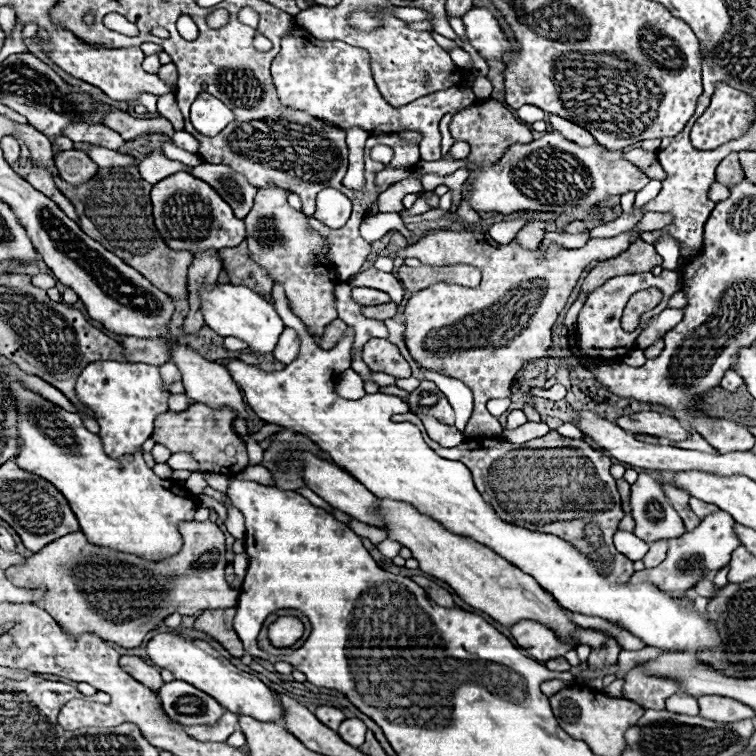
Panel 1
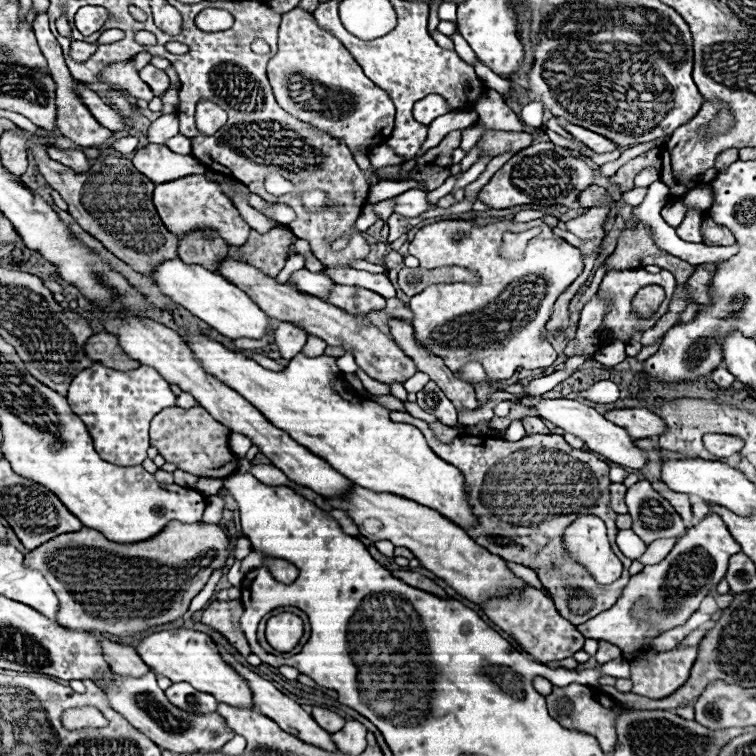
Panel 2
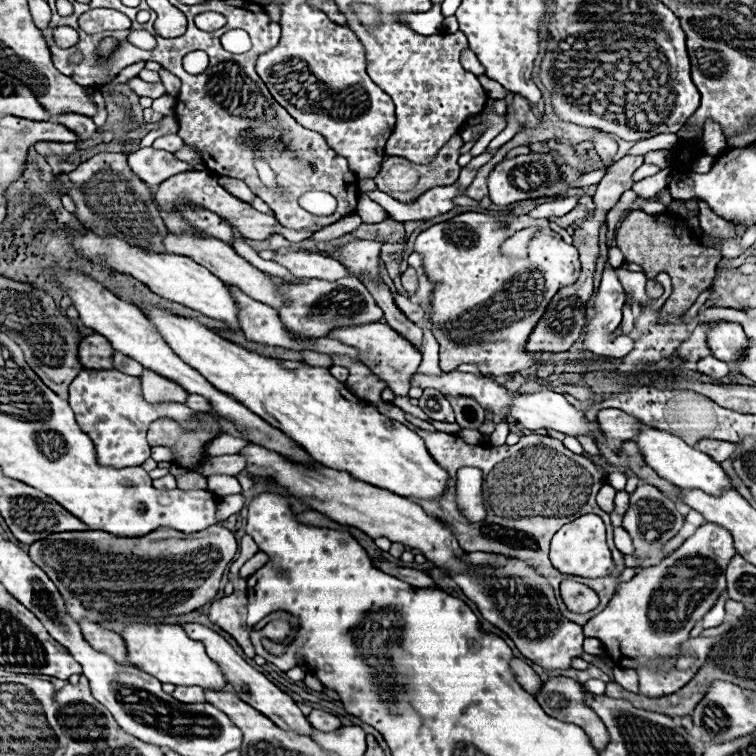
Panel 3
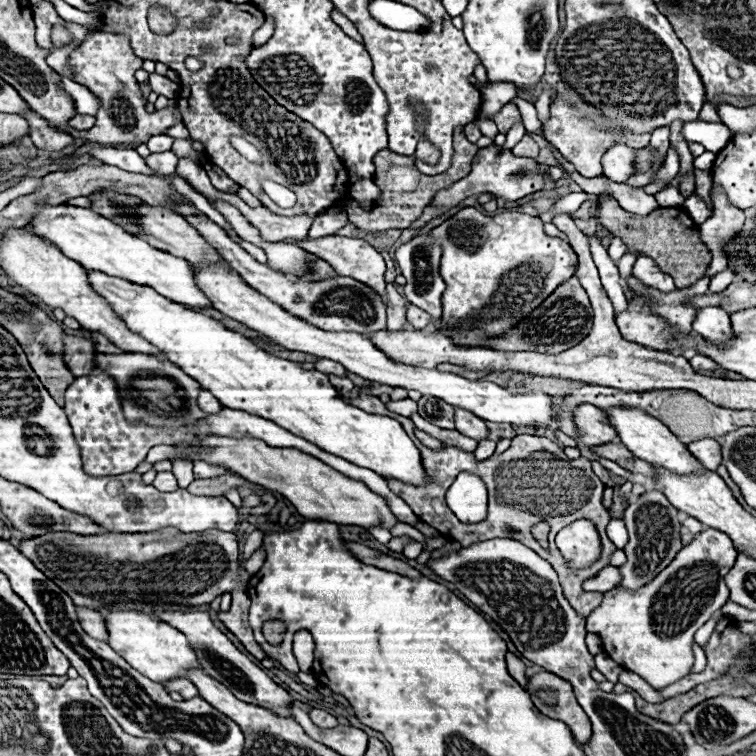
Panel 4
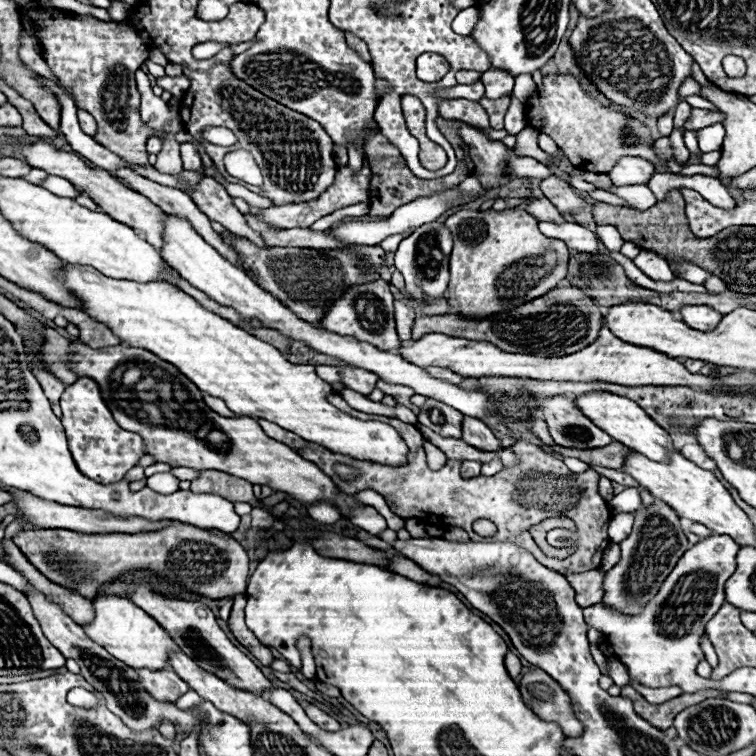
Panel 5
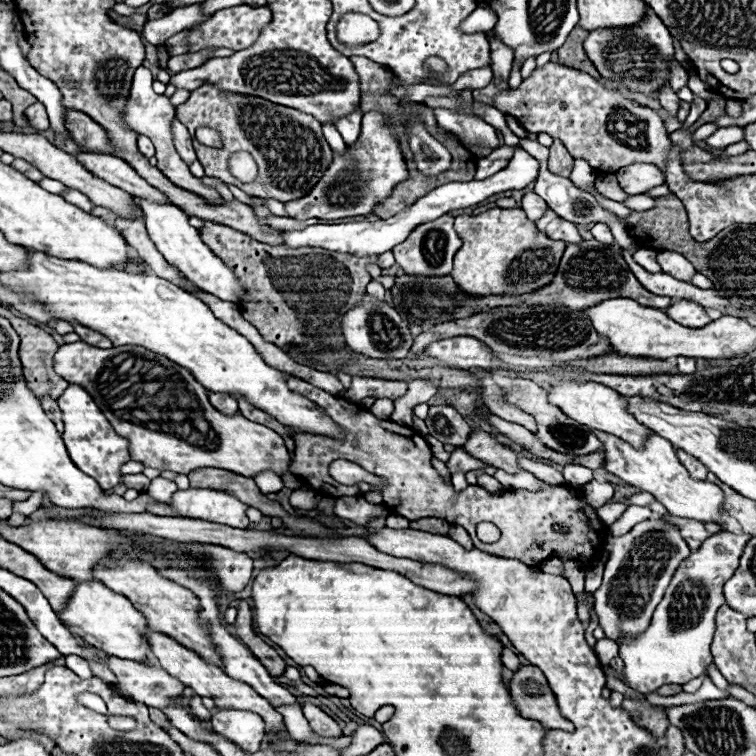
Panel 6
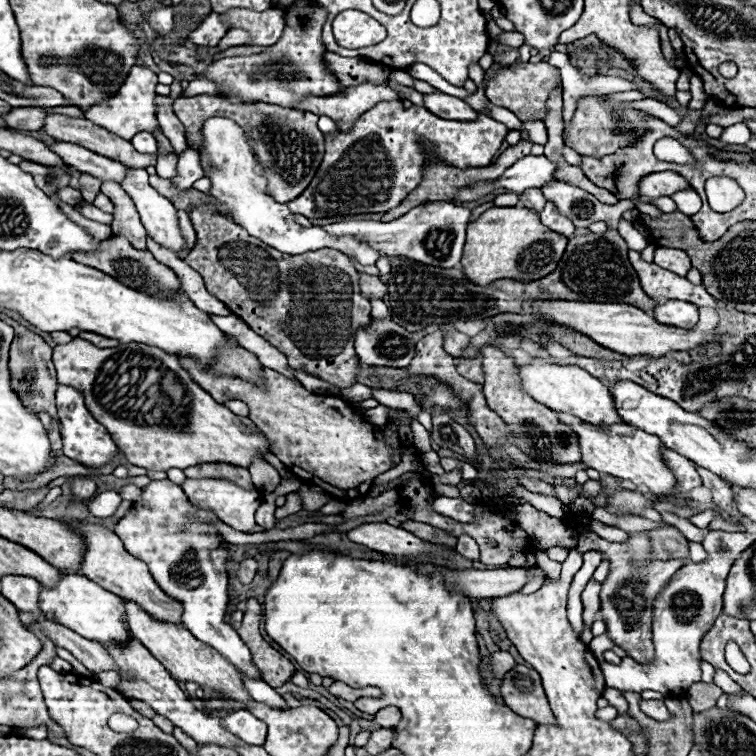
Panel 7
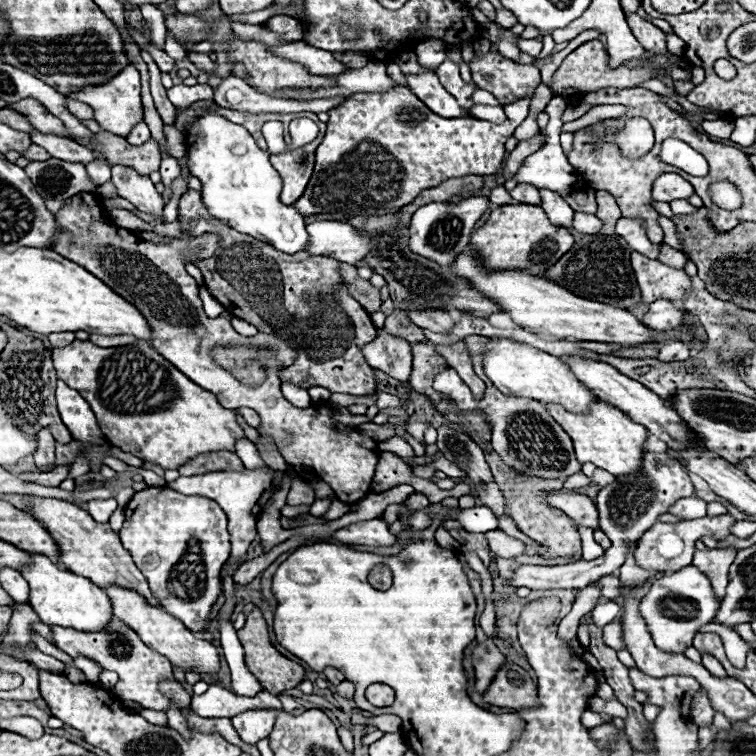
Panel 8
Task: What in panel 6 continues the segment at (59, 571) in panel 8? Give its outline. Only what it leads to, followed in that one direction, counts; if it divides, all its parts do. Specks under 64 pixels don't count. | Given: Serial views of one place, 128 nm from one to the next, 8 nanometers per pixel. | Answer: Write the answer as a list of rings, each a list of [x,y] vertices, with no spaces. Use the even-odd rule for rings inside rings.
[[[98,580],[78,582],[72,596],[58,612],[58,618],[68,626],[70,632],[80,634],[88,644],[104,650],[106,654],[126,658],[126,660],[146,660],[150,658],[150,646],[146,640],[146,620],[130,604],[128,598],[112,592]]]

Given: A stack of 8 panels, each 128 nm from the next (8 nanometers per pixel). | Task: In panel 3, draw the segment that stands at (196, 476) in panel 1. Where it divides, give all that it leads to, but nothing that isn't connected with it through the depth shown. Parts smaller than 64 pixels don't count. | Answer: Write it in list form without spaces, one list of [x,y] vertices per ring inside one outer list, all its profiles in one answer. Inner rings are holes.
[[[210,476],[208,478],[208,490],[216,496],[230,496],[240,492],[240,484],[234,476]]]

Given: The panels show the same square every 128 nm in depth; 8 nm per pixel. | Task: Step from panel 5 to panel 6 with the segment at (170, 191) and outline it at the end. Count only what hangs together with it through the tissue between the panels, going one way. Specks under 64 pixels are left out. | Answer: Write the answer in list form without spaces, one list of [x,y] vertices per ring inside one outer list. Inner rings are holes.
[[[82,150],[72,156],[84,168],[92,170],[92,174],[104,178],[104,182],[112,182],[112,186],[120,186],[122,190],[126,190],[128,194],[132,194],[136,198],[148,198],[154,202],[168,202],[168,198],[164,194],[160,194],[156,188],[152,188],[148,182],[144,182],[144,178],[140,178],[136,174],[136,170],[132,170],[132,166],[128,166],[128,162],[124,162],[122,158],[116,158],[110,154],[82,152]]]

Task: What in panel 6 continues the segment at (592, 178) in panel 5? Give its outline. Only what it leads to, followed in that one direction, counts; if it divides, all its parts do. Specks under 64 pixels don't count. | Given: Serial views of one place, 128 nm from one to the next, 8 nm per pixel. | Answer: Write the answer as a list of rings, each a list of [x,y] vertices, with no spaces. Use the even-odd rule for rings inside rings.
[[[598,174],[598,178],[596,178],[596,190],[602,192],[604,196],[608,196],[610,200],[616,200],[616,202],[628,200],[628,194],[618,186],[614,174]]]

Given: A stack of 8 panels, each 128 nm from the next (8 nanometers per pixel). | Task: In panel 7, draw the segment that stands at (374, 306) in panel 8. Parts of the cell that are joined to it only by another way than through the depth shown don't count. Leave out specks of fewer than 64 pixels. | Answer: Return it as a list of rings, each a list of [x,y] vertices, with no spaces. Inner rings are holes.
[[[360,274],[360,292],[368,300],[372,300],[372,298],[384,298],[386,296],[386,286],[382,284],[382,280],[378,276]]]

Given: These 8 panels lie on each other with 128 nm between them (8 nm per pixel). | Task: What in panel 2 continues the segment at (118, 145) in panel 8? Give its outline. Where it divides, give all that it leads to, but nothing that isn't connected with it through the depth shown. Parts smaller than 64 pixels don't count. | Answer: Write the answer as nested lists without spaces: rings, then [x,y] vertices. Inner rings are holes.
[[[72,88],[56,90],[56,106],[58,106],[58,118],[56,118],[58,132],[74,140],[78,146],[104,144],[112,136],[108,128],[100,126],[92,118],[92,114],[80,102],[80,98]]]

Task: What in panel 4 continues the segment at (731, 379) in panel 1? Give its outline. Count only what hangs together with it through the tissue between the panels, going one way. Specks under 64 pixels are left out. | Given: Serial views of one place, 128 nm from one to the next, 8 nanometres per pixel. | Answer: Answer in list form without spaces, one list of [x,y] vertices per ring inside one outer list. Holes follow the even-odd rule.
[[[700,354],[690,358],[690,364],[694,370],[716,370],[718,368],[718,364],[714,360],[710,360],[708,356],[700,356]]]

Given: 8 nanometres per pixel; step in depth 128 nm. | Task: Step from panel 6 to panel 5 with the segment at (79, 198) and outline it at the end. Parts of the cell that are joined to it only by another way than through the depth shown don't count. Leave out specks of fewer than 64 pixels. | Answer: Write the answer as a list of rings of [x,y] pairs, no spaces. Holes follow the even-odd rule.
[[[48,176],[42,186],[44,186],[46,190],[54,192],[54,194],[64,194],[66,198],[78,198],[78,196],[80,196],[80,192],[78,192],[68,180],[62,180],[62,178],[58,178],[58,176]]]

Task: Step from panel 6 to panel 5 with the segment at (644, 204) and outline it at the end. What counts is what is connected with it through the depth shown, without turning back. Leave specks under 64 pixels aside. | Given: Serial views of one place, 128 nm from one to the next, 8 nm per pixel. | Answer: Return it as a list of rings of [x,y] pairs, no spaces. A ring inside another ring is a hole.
[[[596,189],[594,192],[590,192],[589,196],[596,201],[602,201],[612,205],[630,207],[622,198],[618,197],[617,195],[600,189]]]

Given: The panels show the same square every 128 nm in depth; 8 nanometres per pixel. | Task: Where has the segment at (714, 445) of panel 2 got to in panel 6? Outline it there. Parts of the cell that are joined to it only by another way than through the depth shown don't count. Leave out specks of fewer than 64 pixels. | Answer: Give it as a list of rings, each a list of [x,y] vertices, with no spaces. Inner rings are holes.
[[[676,450],[676,456],[678,456],[680,462],[686,466],[686,470],[692,474],[692,478],[696,478],[696,480],[704,480],[704,478],[706,478],[708,470],[706,470],[706,466],[704,466],[702,462],[698,462],[696,458],[690,458],[684,450]]]

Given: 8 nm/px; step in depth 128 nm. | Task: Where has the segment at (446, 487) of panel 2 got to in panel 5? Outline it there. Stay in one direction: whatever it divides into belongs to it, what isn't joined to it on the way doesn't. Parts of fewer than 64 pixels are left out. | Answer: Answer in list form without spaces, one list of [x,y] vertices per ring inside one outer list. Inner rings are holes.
[[[62,264],[56,270],[56,278],[80,300],[80,310],[88,314],[92,320],[108,326],[120,342],[144,348],[158,358],[174,364],[184,376],[188,376],[202,392],[222,398],[226,406],[238,416],[254,416],[254,418],[268,418],[284,430],[292,430],[300,434],[300,438],[308,442],[316,442],[332,452],[346,454],[352,458],[372,460],[378,464],[388,466],[402,466],[406,462],[408,446],[398,436],[398,432],[384,422],[364,422],[356,420],[326,402],[326,394],[332,392],[330,384],[316,376],[314,366],[310,364],[292,364],[288,362],[272,344],[266,344],[248,332],[236,328],[228,320],[216,316],[214,312],[200,306],[192,296],[184,294],[180,288],[166,284],[166,282],[134,282],[134,280],[116,280],[100,274],[92,266],[82,264]]]

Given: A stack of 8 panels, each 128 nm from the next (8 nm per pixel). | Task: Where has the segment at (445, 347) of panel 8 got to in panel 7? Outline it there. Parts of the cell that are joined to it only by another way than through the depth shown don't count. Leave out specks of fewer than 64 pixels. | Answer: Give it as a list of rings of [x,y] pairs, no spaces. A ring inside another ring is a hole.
[[[480,356],[476,358],[460,358],[460,374],[476,384],[484,384],[484,374],[482,374],[482,364]]]

